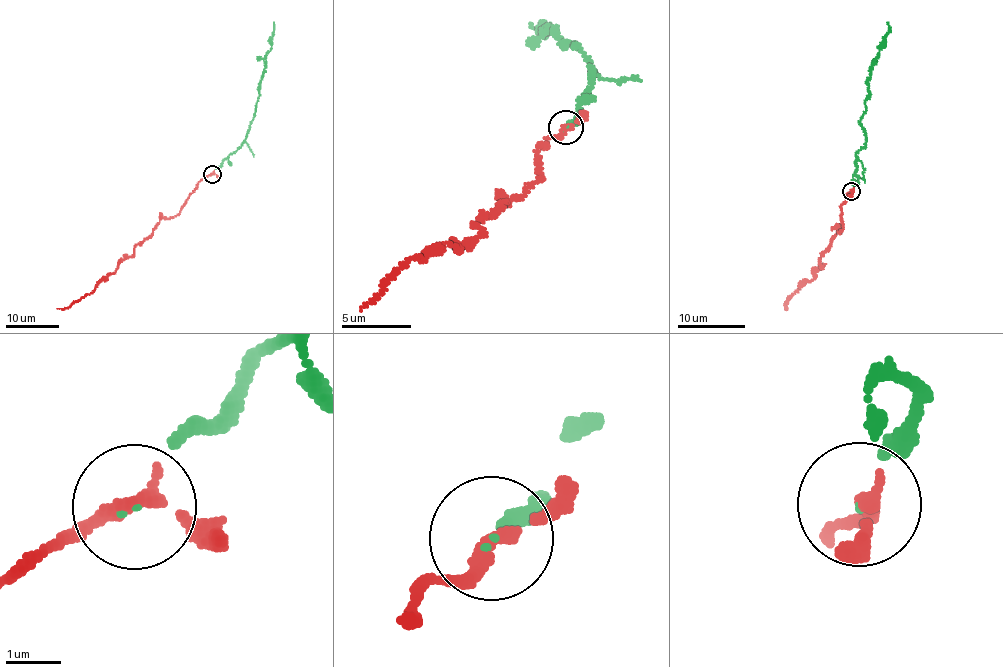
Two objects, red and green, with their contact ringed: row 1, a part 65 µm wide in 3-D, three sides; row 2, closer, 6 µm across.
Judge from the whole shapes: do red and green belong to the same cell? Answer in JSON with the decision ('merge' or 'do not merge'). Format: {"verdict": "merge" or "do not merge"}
{"verdict": "merge"}

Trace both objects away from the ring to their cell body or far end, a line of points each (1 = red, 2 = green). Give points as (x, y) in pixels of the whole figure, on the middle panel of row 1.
1: (567, 126), (540, 147), (543, 179), (479, 219), (479, 236), (413, 257), (361, 311)
2: (567, 126), (589, 87), (591, 62), (544, 26), (548, 26), (540, 30), (530, 23)

